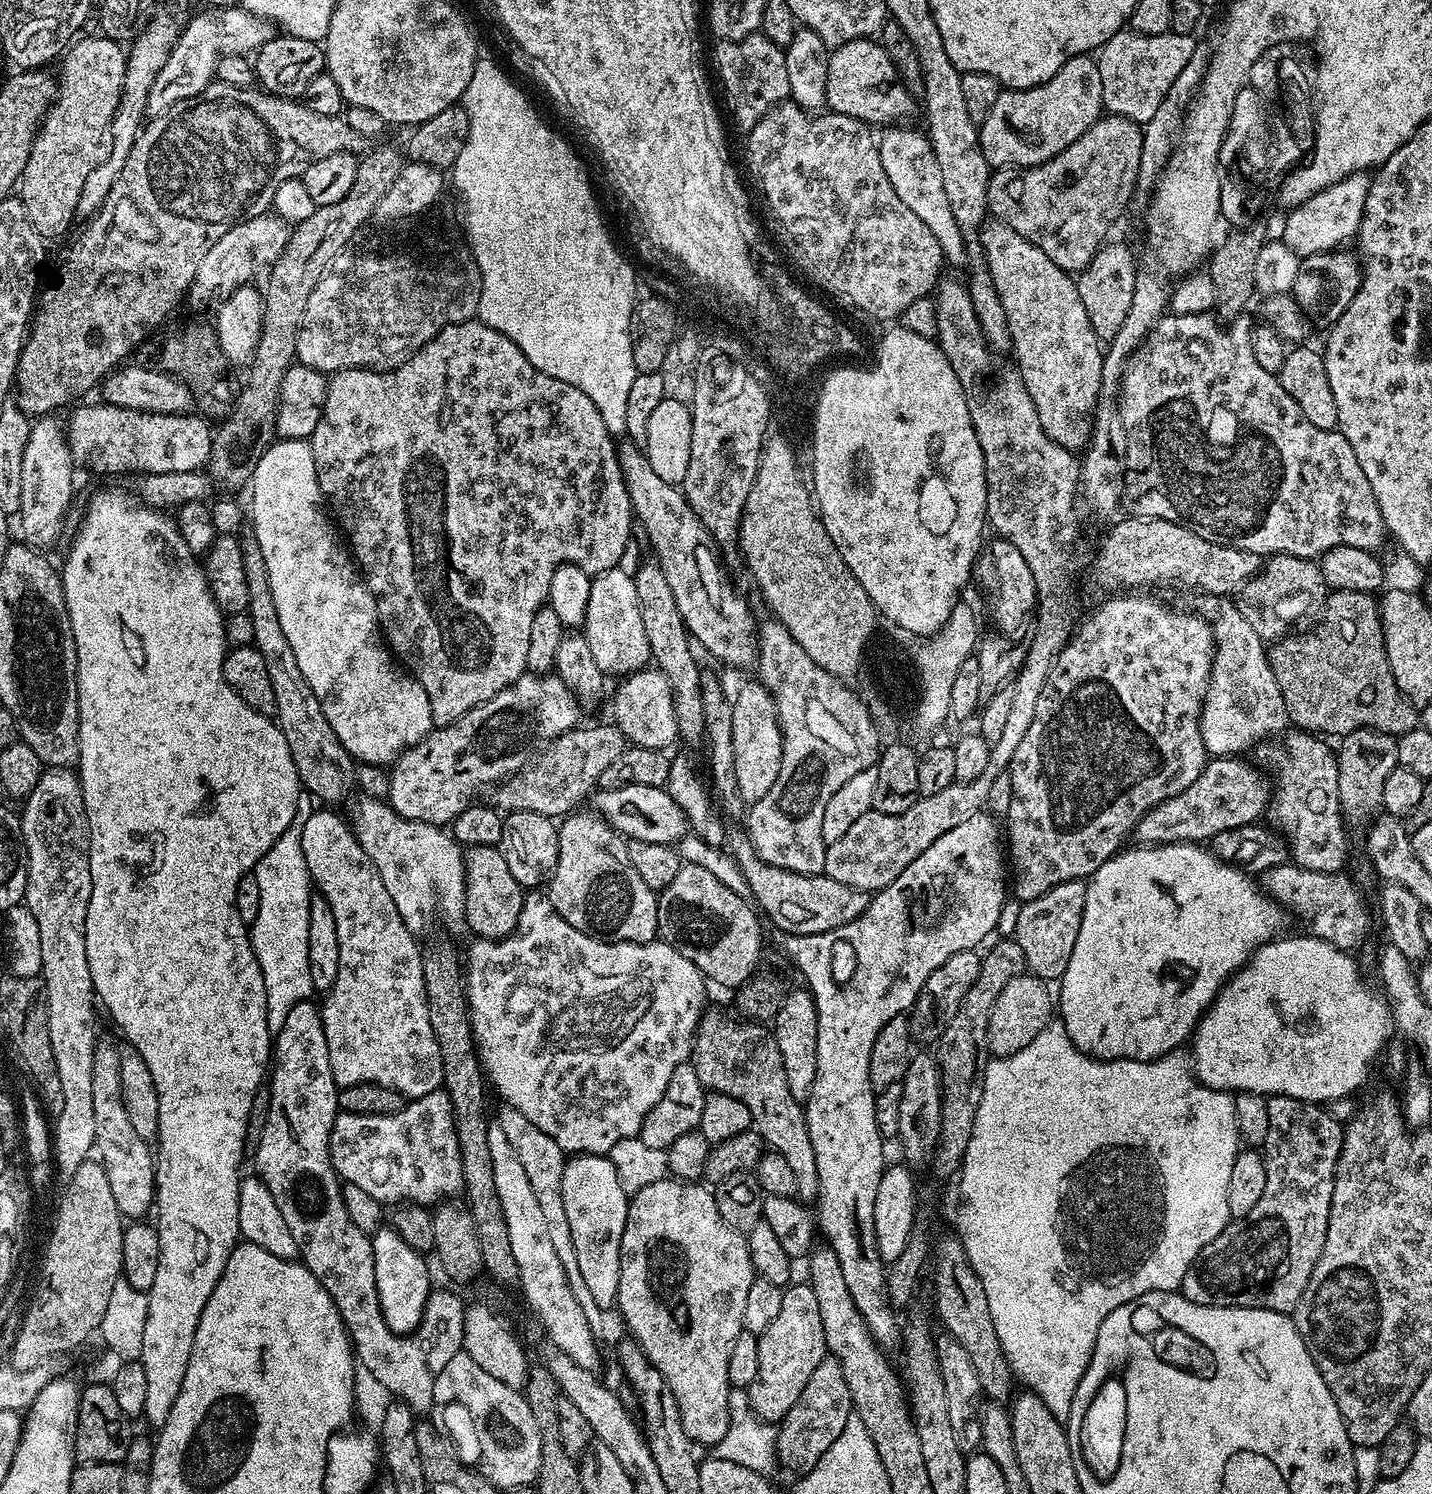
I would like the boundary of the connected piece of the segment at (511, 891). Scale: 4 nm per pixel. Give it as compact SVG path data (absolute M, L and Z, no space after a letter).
M474 846L464 852L464 877L466 878L466 902L463 923L481 940L500 940L509 936L518 926L518 914L526 895L525 889L510 874L503 851L497 846Z

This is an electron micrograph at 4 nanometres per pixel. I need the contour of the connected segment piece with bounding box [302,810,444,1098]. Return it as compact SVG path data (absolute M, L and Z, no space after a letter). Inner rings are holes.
M313 810L310 818L306 818L306 826L302 830L302 854L306 858L306 866L312 876L313 885L333 910L334 922L337 923L338 942L340 943L338 978L334 978L334 986L323 997L324 1004L322 1003L320 1008L320 1016L324 1020L326 1046L330 1054L330 1070L340 1088L355 1084L377 1084L401 1092L405 1098L417 1098L430 1094L431 1091L439 1089L443 1085L444 1079L442 1078L442 1054L438 1050L438 1038L434 1038L434 1026L430 1026L430 1010L426 1006L426 982L422 974L422 966L424 965L422 948L416 945L417 937L402 922L402 918L394 906L394 898L390 898L390 894L386 894L386 886L382 886L374 862L370 862L366 850L362 850L362 846L351 830L349 821L345 817L343 820L338 813L334 812L336 810L324 811L328 812ZM368 1012L380 1012L380 1016L388 1016L388 1020L380 1020L380 1024L376 1024L376 1020L368 1020Z

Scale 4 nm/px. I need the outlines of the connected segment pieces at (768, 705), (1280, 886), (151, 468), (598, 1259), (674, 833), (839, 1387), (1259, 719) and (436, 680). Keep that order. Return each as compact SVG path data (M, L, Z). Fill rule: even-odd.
M759 682L744 684L740 693L732 700L734 710L734 770L738 790L745 801L760 800L774 786L782 766L784 753L784 734L780 728L780 717L776 715L776 699L771 692Z
M1295 862L1273 864L1262 879L1262 887L1285 913L1297 916L1302 923L1308 924L1307 931L1318 940L1325 940L1335 948L1353 950L1368 936L1372 928L1372 916L1368 904L1360 893L1360 888L1344 876L1343 871L1319 872L1301 868Z
M99 402L100 404L92 404L89 408L80 408L77 410L74 420L66 432L66 439L72 449L72 458L77 465L88 464L88 468L92 472L122 472L124 470L136 470L139 474L167 472L169 468L174 472L194 471L199 472L212 459L212 438L213 429L208 429L208 424L202 417L197 414L177 414L174 416L165 416L163 412L135 412L129 408L119 408L117 404L109 404L107 402ZM167 452L172 452L172 464L168 464Z
M576 1154L565 1159L562 1170L562 1206L566 1210L566 1222L570 1222L570 1238L574 1238L574 1258L578 1258L578 1270L594 1302L598 1302L602 1310L608 1310L608 1307L611 1309L616 1303L620 1281L620 1243L622 1230L626 1230L629 1199L629 1193L622 1190L622 1182L618 1182L618 1174L607 1155Z
M627 784L624 787L603 788L593 793L593 802L597 813L626 838L648 843L674 844L690 830L681 807L674 802L674 798L670 798L665 787Z
M831 1358L818 1362L814 1374L810 1374L810 1382L806 1382L806 1390L798 1394L798 1402L790 1406L776 1428L776 1459L779 1467L789 1468L795 1474L811 1473L822 1454L826 1454L838 1434L842 1434L846 1418L852 1415L852 1395L850 1386L846 1386L846 1374L842 1374L842 1366Z
M1210 595L1203 599L1198 612L1212 625L1216 638L1212 674L1208 677L1208 689L1200 710L1204 750L1212 758L1236 758L1248 747L1251 749L1265 738L1275 737L1272 736L1275 732L1283 733L1290 724L1288 711L1268 661L1268 648L1254 626L1242 618L1231 599Z
M467 320L446 326L422 347L417 348L414 355L408 357L402 364L396 365L391 370L377 370L375 368L347 368L341 372L331 373L328 381L328 397L326 406L322 410L322 418L310 438L314 462L316 463L316 473L318 480L323 481L325 491L334 496L336 508L339 508L340 517L343 517L344 525L347 525L348 532L351 532L352 540L355 540L356 551L359 552L360 559L364 565L359 569L365 580L368 581L368 589L376 595L376 609L378 614L387 623L383 625L382 631L390 645L393 653L402 661L403 667L415 676L416 680L426 690L430 698L430 710L432 711L432 723L435 727L445 728L450 726L458 718L462 718L472 708L479 704L485 704L494 694L506 690L518 679L525 675L527 669L527 654L530 647L530 626L533 625L535 612L546 604L548 591L550 590L550 578L554 578L554 570L558 570L564 564L577 564L582 570L589 574L599 574L601 572L615 569L620 559L624 556L624 551L628 548L628 539L632 536L632 524L634 528L634 513L632 503L628 497L628 487L624 481L624 475L620 469L620 458L618 455L618 444L614 436L608 432L603 416L598 406L590 400L576 385L568 382L559 381L552 378L542 370L536 369L527 358L526 354L504 333L492 329L483 320Z

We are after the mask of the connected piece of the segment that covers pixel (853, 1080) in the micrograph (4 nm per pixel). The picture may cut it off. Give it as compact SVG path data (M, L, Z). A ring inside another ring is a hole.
M979 814L970 816L961 825L954 826L951 832L944 833L938 838L924 853L918 854L916 858L889 885L877 891L871 897L868 908L857 918L850 921L849 924L842 925L838 929L832 929L820 935L809 936L807 939L802 936L785 935L784 948L788 951L788 956L794 963L800 964L804 960L804 980L807 991L816 1002L816 1050L814 1059L816 1062L816 1077L814 1086L810 1090L804 1108L804 1117L808 1123L808 1133L810 1134L810 1146L814 1146L814 1162L818 1164L818 1201L820 1200L820 1228L824 1231L827 1247L838 1254L838 1262L842 1262L842 1274L846 1278L846 1286L850 1294L854 1297L854 1306L864 1315L866 1326L870 1334L875 1338L876 1343L884 1350L890 1350L896 1344L899 1345L902 1340L902 1324L896 1321L894 1307L888 1297L885 1285L886 1265L881 1260L876 1249L876 1235L872 1225L872 1215L874 1214L874 1194L878 1194L878 1182L882 1178L886 1167L884 1160L884 1146L886 1140L880 1136L878 1126L875 1124L875 1098L877 1093L870 1082L870 1050L874 1050L874 1038L878 1038L878 1030L890 1022L890 1018L905 1015L912 1003L921 999L924 986L929 978L946 958L950 958L959 952L969 951L970 946L976 946L980 943L986 934L990 934L998 922L998 914L1002 914L1002 906L1006 899L1004 893L1004 884L1006 888L1006 856L1002 851L1002 832L996 829L997 821L991 815Z

